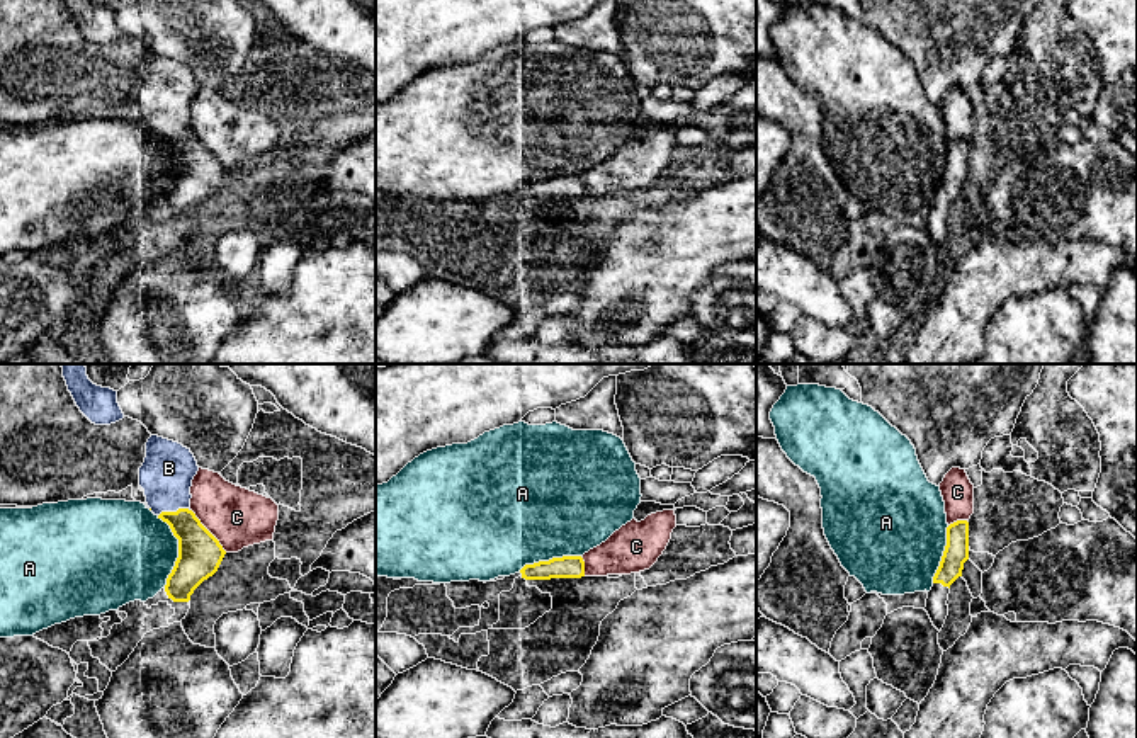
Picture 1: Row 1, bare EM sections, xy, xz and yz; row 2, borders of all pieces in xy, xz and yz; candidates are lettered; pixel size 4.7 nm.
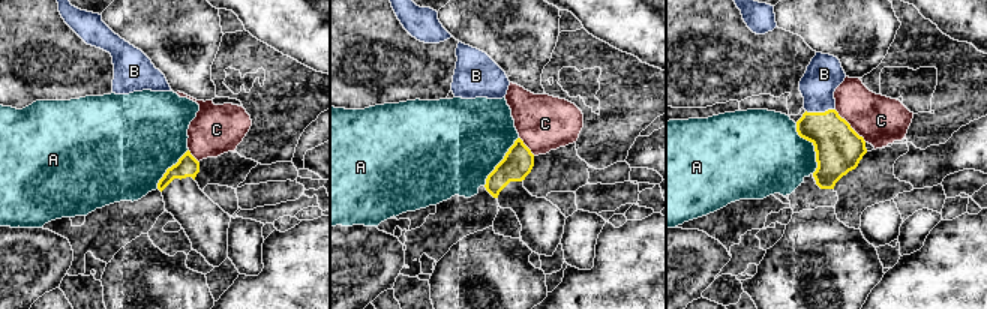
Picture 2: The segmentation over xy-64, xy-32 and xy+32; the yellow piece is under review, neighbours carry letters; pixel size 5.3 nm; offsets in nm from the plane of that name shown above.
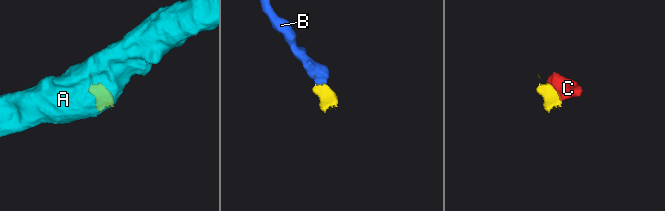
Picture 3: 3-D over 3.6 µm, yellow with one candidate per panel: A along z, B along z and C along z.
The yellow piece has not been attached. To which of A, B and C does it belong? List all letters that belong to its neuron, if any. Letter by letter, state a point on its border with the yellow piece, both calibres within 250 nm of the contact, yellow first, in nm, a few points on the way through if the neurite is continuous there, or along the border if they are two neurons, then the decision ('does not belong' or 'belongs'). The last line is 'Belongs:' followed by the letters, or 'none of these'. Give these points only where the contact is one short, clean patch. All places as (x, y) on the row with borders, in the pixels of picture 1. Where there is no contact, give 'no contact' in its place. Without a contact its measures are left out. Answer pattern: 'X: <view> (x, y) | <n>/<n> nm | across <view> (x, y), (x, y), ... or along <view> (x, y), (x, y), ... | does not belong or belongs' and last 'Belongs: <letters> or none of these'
A: xy (179, 551) | 200/460 nm | does not belong
B: xy (174, 512) | 200/240 nm | belongs
C: xy (208, 531) | 200/280 nm | along xy (191, 509), (226, 551) | does not belong
Belongs: B

